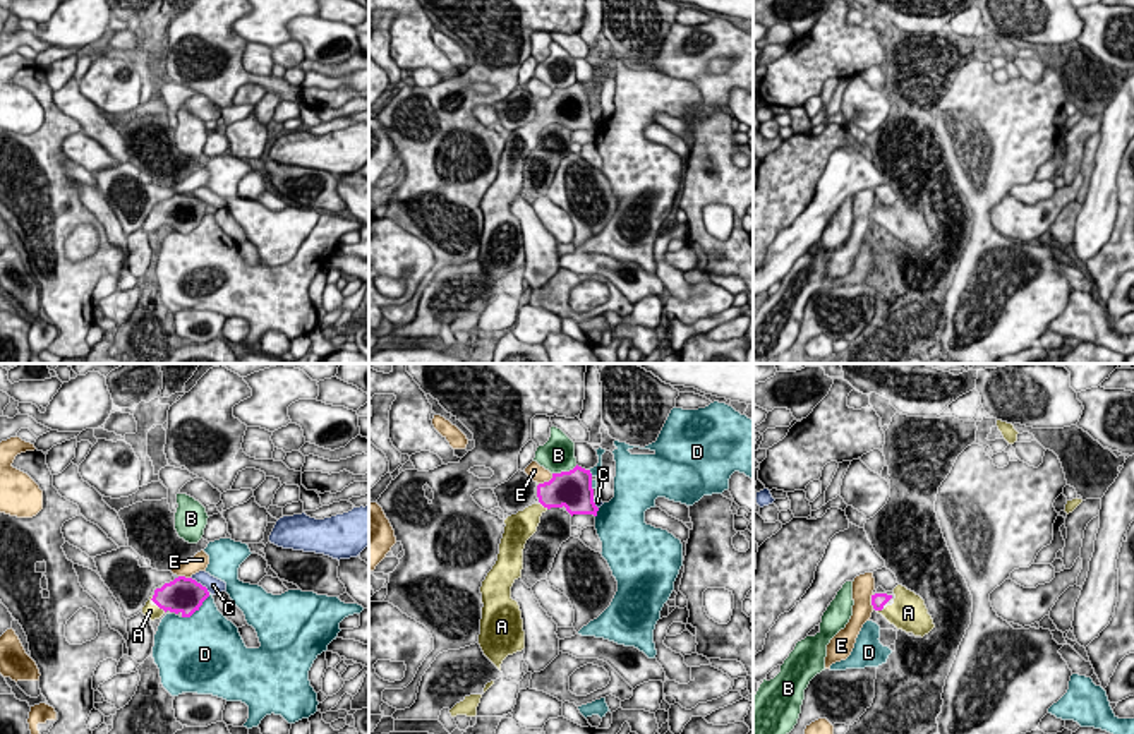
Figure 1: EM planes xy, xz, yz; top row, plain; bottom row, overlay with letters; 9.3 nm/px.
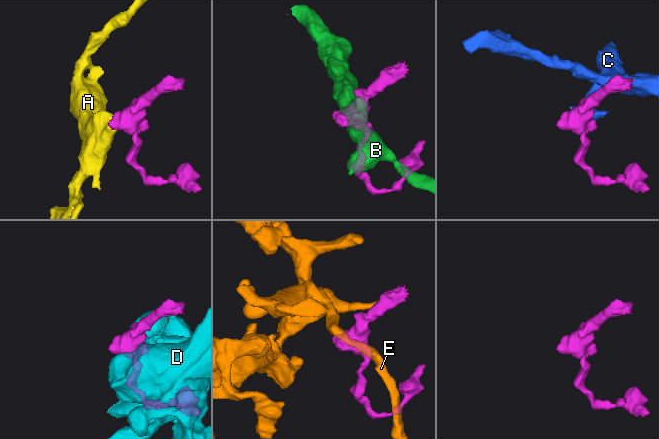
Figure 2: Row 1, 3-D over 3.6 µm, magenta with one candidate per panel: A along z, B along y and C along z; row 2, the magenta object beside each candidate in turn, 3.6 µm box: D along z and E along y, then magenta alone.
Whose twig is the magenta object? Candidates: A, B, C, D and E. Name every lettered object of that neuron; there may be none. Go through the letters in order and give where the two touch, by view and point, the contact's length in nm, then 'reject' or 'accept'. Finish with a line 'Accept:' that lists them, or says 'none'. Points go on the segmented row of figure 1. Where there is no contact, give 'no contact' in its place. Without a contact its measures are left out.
A: meets magenta in xy at (162, 607); contact 120 nm long; accept
B: meets magenta in xz at (565, 472); contact 260 nm long; reject
C: meets magenta in xy at (199, 583); contact 240 nm long; reject
D: meets magenta in xy at (196, 609); contact 340 nm long; reject
E: meets magenta in xz at (546, 482); contact 180 nm long; reject
Accept: A

